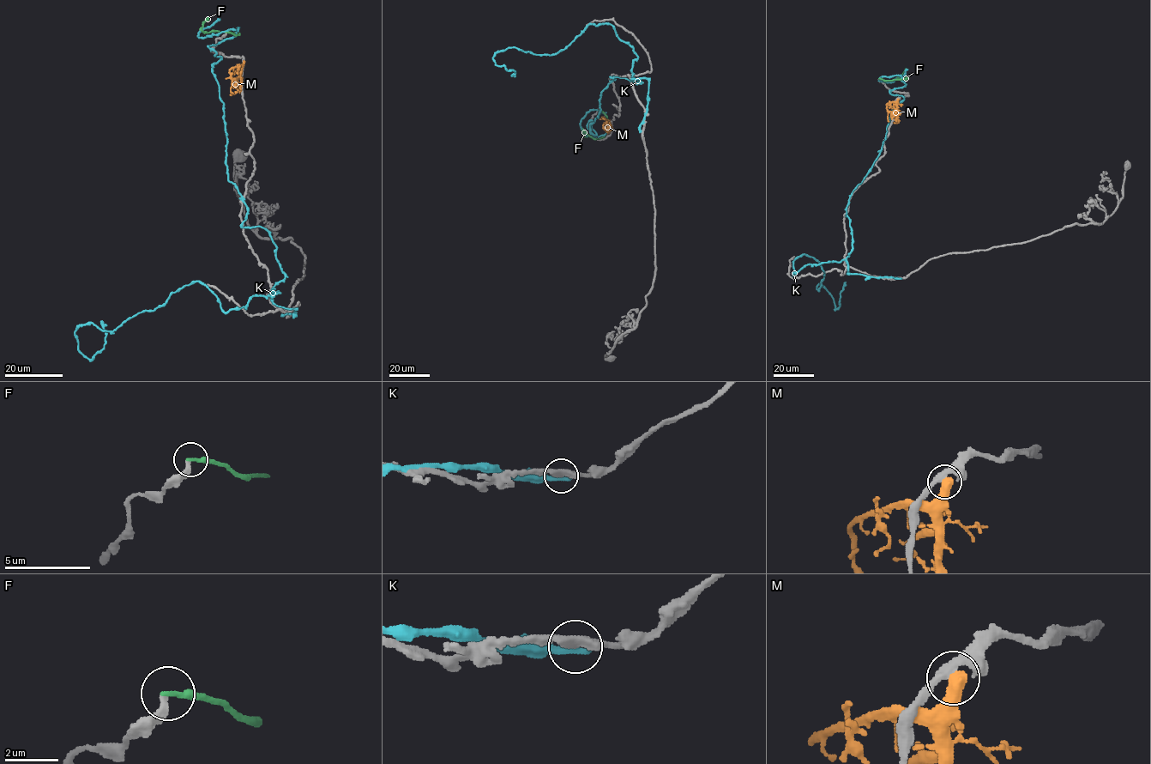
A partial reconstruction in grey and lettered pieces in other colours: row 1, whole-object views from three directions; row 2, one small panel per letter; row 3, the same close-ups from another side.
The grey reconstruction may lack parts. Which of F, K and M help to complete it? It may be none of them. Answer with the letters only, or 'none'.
none

